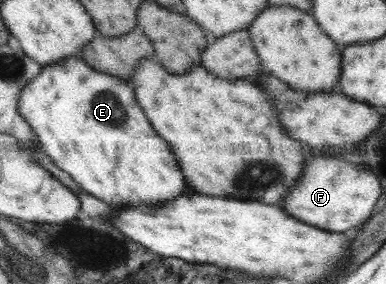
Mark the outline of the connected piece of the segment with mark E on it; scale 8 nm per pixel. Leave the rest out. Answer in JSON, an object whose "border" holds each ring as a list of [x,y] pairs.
{"border":[[[78,56],[67,57],[45,65],[42,72],[22,89],[18,109],[35,133],[42,151],[51,157],[54,165],[66,171],[79,187],[111,208],[130,207],[137,203],[164,207],[177,195],[189,190],[192,192],[183,173],[180,173],[176,159],[170,163],[168,143],[150,127],[150,120],[134,97],[132,81],[97,71]]]}

